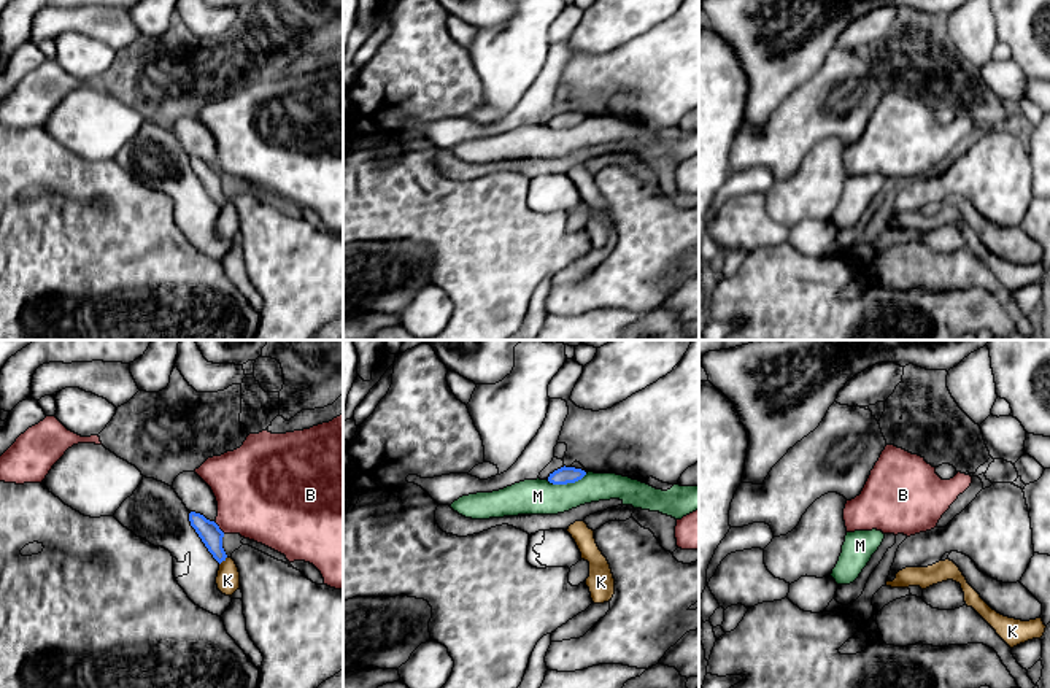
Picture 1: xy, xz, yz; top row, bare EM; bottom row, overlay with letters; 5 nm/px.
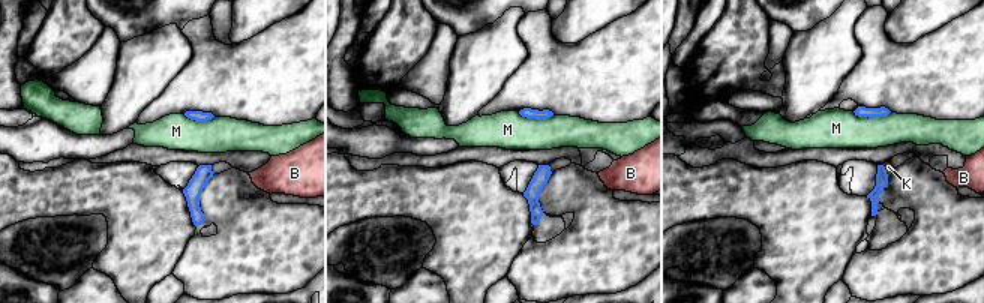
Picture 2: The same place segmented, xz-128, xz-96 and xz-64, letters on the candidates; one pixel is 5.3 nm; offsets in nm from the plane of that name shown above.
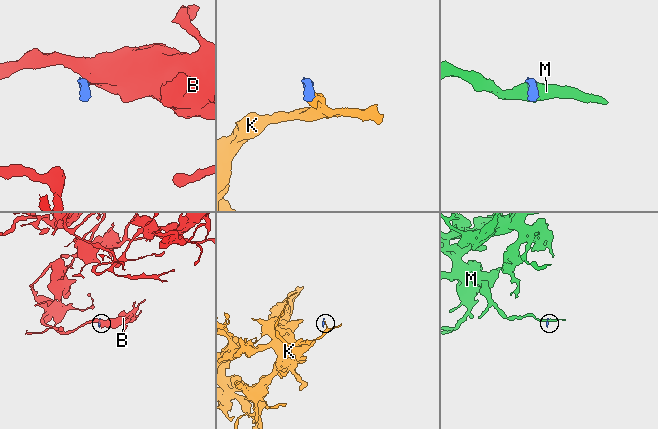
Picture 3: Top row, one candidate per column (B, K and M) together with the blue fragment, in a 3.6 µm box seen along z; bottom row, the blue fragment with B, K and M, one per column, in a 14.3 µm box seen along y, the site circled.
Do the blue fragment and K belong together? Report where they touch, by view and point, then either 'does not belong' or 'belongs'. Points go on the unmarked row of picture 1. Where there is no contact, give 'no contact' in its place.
contact xy (223, 204); does not belong

